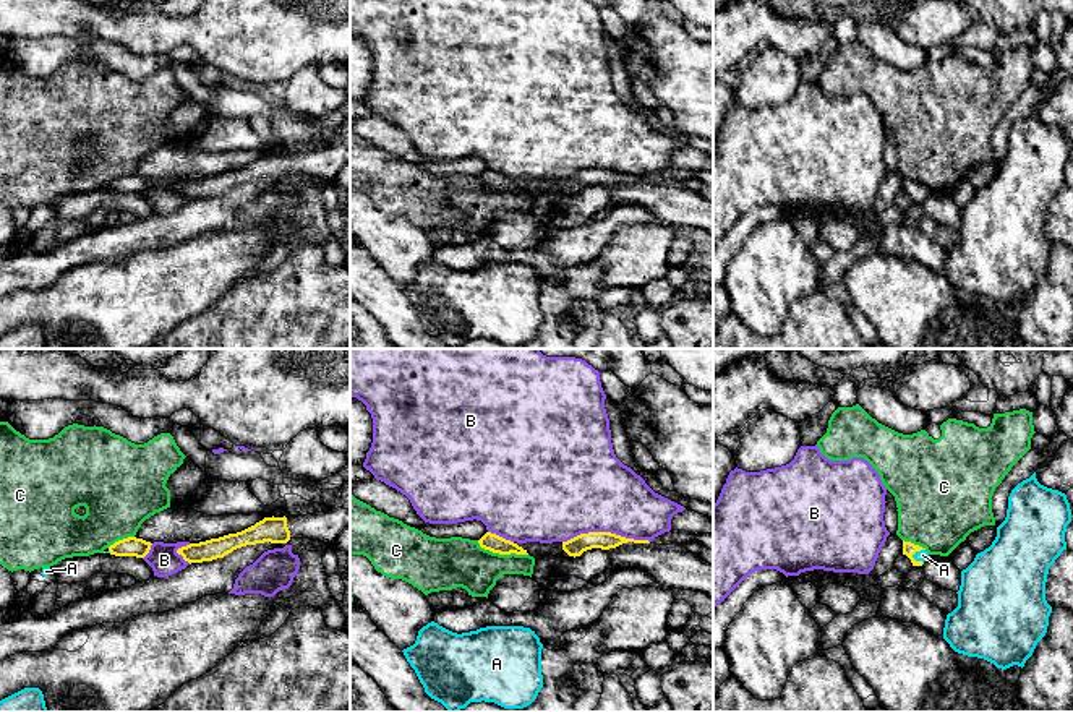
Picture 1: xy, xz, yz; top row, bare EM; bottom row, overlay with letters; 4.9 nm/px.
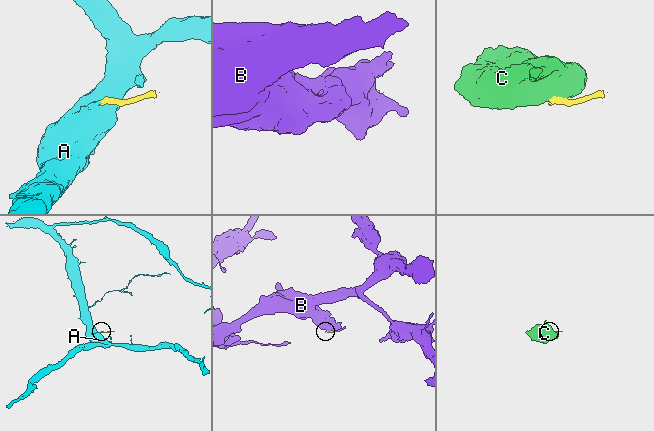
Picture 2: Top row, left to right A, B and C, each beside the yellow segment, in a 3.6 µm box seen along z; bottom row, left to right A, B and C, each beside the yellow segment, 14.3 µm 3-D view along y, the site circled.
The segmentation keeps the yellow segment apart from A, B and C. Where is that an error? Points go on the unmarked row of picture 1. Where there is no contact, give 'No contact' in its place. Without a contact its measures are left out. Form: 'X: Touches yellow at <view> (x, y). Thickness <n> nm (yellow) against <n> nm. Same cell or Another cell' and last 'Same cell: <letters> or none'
A: Touches yellow at yz (918, 187). Thickness 70 nm (yellow) against 60 nm. Same cell
B: Touches yellow at xz (605, 169). Thickness 90 nm (yellow) against 440 nm. Another cell
C: Touches yellow at xz (501, 190). Thickness 90 nm (yellow) against 240 nm. Another cell
Same cell: A

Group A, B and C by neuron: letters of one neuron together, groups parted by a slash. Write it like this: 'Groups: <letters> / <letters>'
Groups: A / B / C

